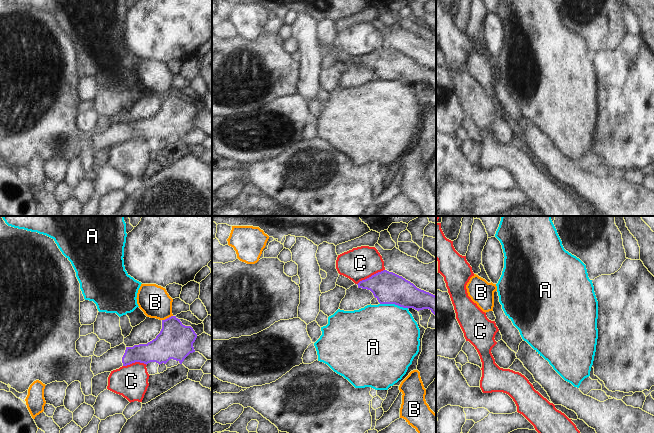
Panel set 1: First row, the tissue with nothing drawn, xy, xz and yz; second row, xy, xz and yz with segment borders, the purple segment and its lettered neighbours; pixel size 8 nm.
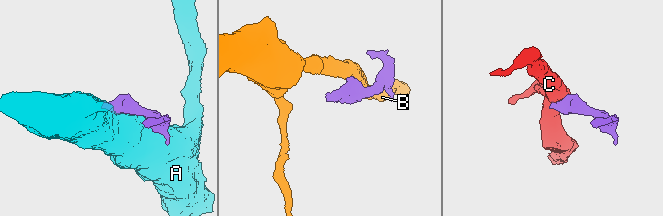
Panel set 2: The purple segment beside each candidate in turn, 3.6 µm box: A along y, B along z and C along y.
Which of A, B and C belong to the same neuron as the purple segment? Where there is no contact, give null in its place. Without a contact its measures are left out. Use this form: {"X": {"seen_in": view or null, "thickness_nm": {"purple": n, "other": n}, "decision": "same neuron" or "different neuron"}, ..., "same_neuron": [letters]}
{"A": {"seen_in": "xz", "thickness_nm": {"purple": 260, "other": 480}, "decision": "different neuron"}, "B": {"seen_in": "xy", "thickness_nm": {"purple": 280, "other": 240}, "decision": "different neuron"}, "C": {"seen_in": "xz", "thickness_nm": {"purple": 260, "other": 260}, "decision": "different neuron"}, "same_neuron": []}

